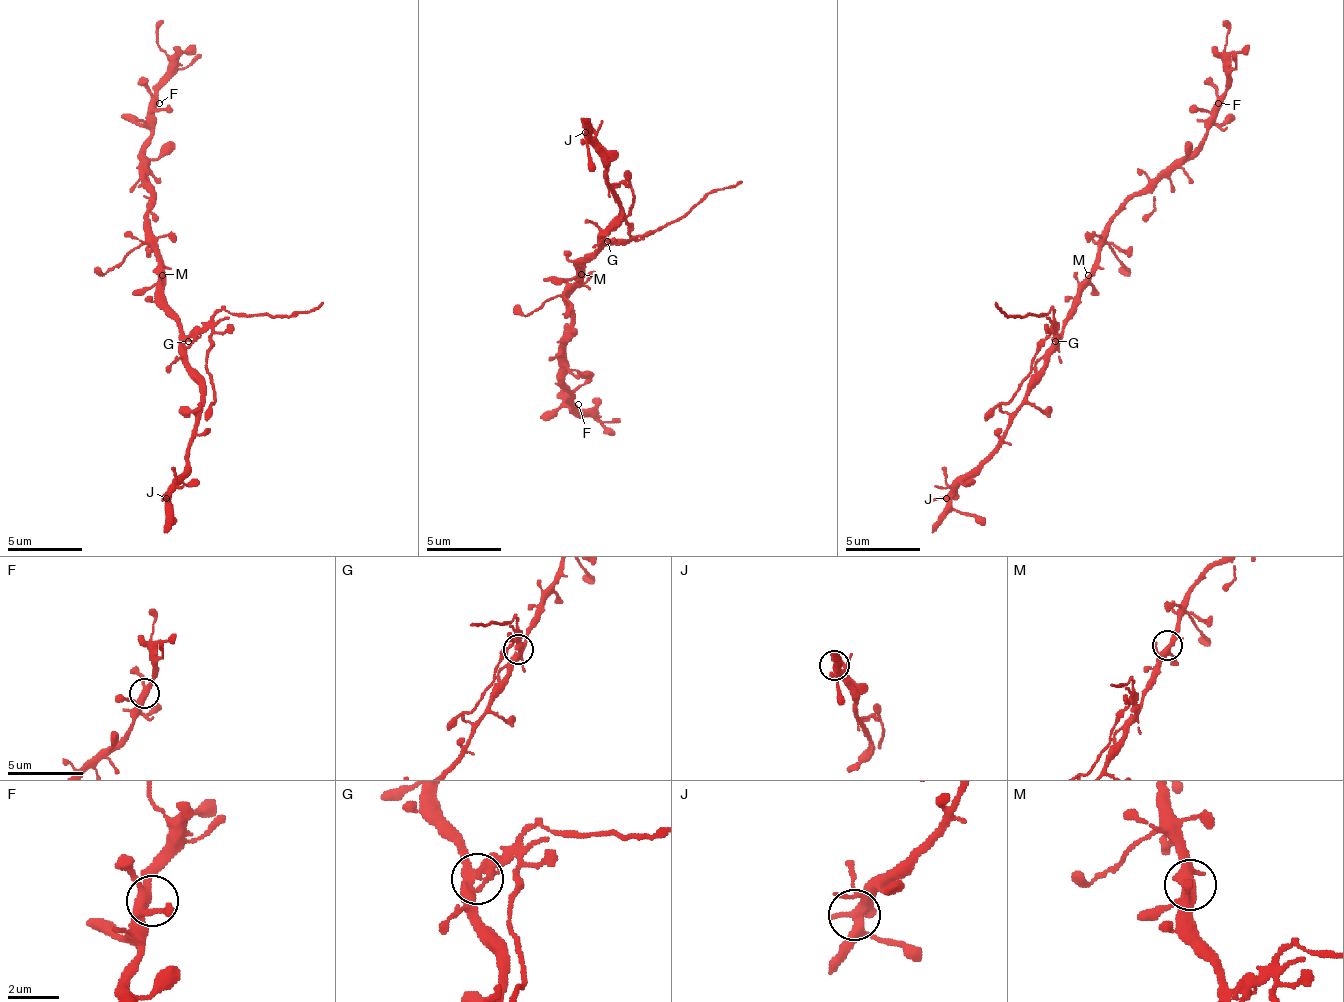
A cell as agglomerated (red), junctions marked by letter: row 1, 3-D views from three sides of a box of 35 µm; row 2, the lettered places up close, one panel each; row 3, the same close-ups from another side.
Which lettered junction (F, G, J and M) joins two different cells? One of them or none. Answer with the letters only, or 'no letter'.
G

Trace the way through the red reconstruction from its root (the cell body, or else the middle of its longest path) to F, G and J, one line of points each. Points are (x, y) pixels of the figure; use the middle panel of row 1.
F: (578, 277), (570, 285), (567, 300), (570, 337), (563, 378), (578, 404)
G: (578, 277), (578, 270), (608, 240)
J: (578, 277), (578, 270), (596, 251), (596, 244), (619, 222), (619, 199), (608, 181), (608, 155), (585, 132)

